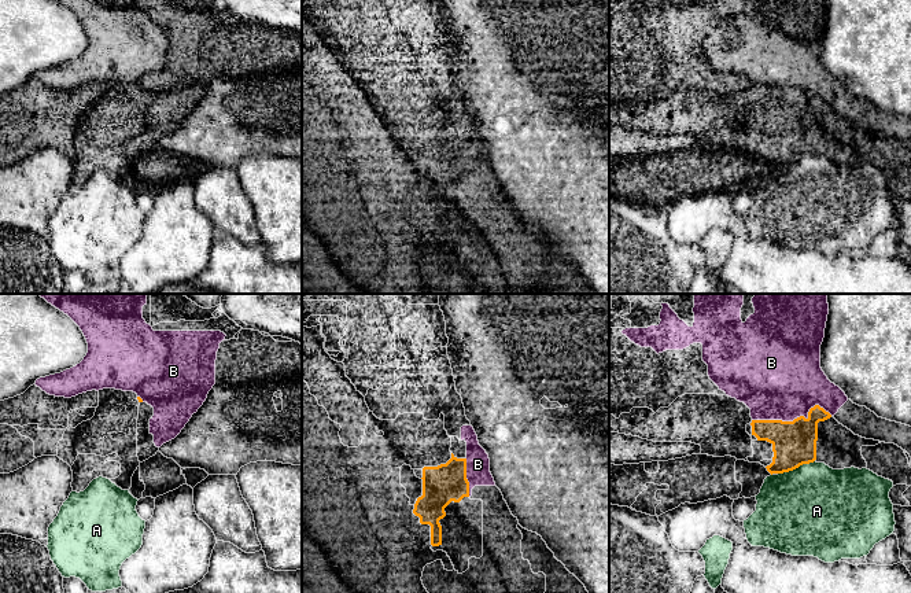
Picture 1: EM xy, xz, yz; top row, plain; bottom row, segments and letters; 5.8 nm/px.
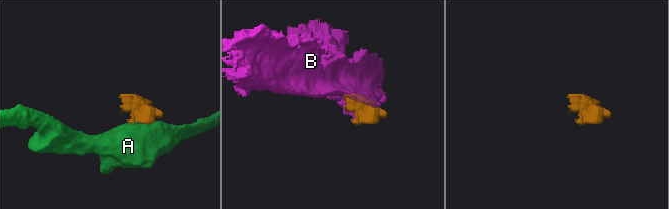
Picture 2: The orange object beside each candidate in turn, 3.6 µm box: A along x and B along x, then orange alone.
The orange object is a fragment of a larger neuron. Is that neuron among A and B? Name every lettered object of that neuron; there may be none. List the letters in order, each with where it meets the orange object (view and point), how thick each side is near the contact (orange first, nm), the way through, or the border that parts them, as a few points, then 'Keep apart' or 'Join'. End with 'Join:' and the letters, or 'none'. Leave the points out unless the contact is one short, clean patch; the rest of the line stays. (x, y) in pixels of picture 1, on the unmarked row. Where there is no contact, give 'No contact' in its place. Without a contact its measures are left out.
A: Touches orange at yz (796, 159). Thickness 260 nm (orange) against 480 nm. Boundary: yz (814, 153), (778, 166). Keep apart
B: Touches orange at yz (795, 111). Thickness 260 nm (orange) against 480 nm. Keep apart
Join: none

